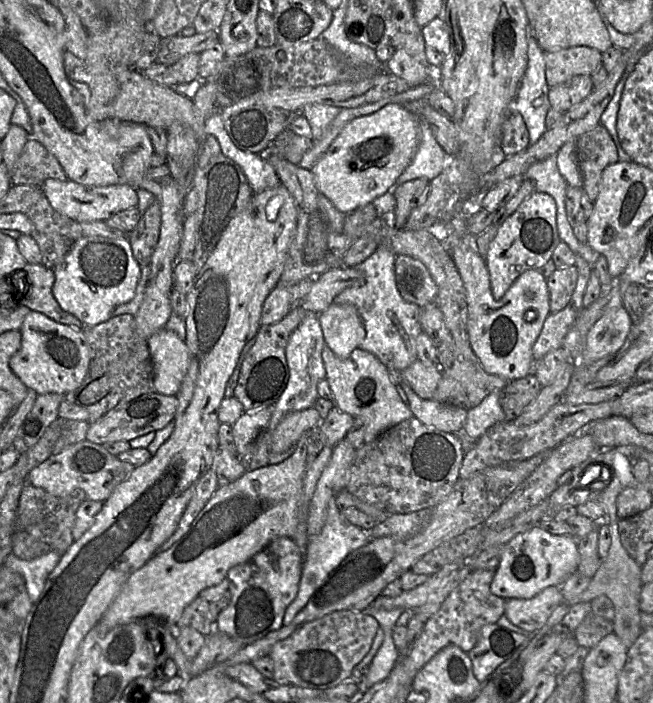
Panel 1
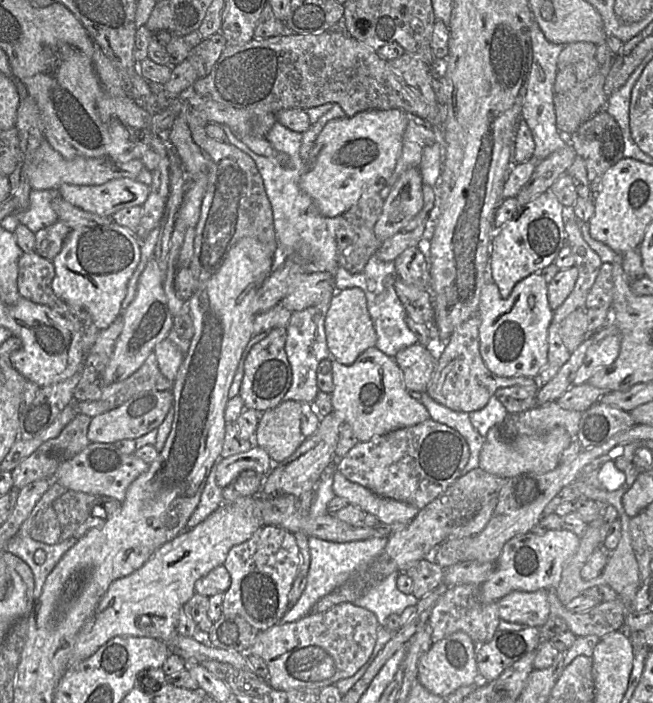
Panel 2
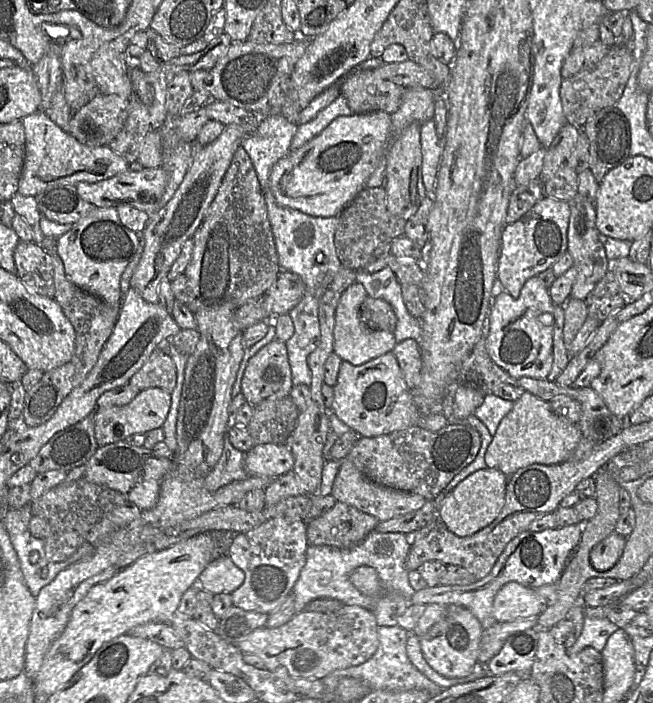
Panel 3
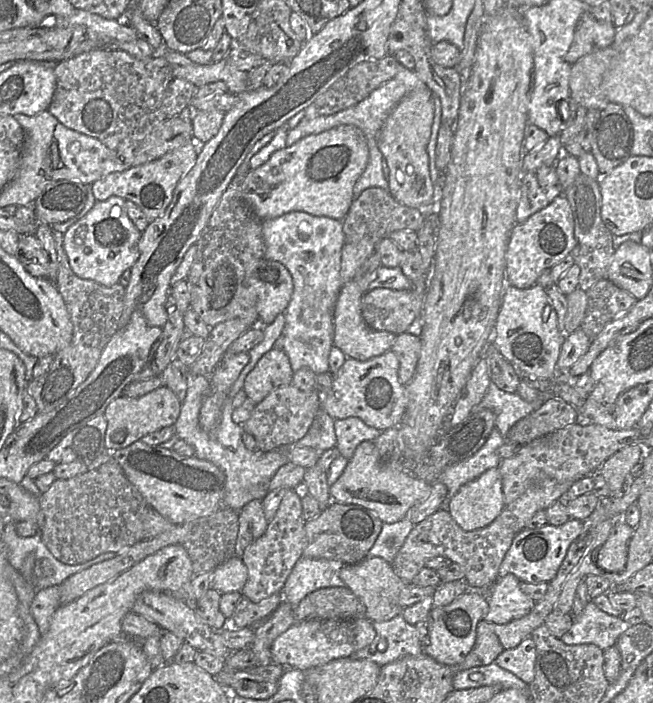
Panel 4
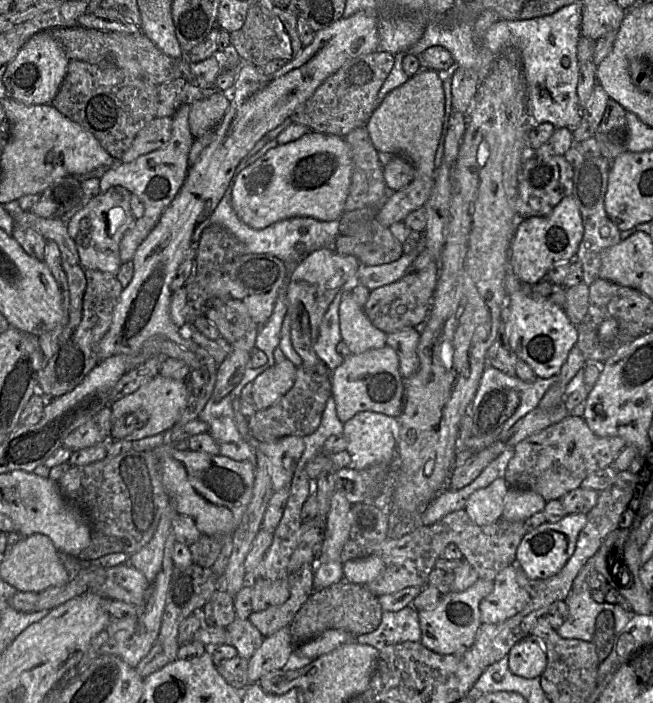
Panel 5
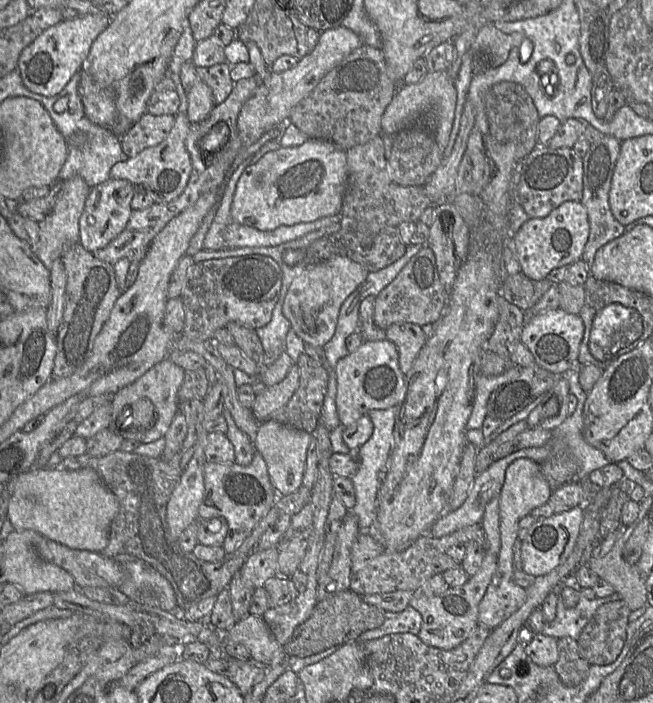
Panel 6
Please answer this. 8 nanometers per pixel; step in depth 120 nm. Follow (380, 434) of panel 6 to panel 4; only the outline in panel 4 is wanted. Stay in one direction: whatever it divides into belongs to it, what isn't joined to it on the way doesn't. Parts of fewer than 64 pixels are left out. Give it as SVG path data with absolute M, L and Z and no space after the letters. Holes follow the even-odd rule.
M357 417L335 419L334 430L337 440L336 448L340 455L348 460L353 456L360 443L373 441L382 433L382 431L368 426Z

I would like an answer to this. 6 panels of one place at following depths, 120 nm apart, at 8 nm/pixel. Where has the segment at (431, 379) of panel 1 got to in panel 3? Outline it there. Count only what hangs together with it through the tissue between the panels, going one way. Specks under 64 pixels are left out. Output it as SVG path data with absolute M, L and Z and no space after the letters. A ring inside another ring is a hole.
M407 338L396 343L392 353L398 361L407 388L418 387L422 368L420 341Z

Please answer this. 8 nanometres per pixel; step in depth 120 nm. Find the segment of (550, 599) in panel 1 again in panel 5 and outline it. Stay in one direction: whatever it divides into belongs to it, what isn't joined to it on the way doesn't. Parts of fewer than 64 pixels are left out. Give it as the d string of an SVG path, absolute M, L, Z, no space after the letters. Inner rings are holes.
M509 565L497 574L493 590L479 604L481 623L502 623L530 603L531 596L518 585L516 574L516 565Z

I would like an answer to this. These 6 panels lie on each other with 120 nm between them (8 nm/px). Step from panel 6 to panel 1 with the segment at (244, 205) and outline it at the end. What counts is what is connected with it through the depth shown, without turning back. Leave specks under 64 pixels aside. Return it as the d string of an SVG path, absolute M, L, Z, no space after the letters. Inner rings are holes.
M388 103L344 126L312 168L319 191L347 214L392 190L419 145L418 117L405 106Z

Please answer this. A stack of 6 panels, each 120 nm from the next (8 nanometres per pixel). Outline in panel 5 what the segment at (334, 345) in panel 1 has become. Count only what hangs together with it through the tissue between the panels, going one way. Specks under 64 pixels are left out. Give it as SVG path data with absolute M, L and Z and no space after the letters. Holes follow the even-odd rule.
M352 293L343 297L339 306L341 341L345 342L352 354L361 354L387 345L387 334L376 328L364 313L363 307L354 300Z

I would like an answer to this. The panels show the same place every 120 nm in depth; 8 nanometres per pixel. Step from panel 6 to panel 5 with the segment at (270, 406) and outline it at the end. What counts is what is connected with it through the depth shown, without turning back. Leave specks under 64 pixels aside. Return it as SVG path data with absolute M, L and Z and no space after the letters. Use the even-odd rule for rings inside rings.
M287 359L274 363L252 381L251 397L256 410L276 404L293 386L296 367Z

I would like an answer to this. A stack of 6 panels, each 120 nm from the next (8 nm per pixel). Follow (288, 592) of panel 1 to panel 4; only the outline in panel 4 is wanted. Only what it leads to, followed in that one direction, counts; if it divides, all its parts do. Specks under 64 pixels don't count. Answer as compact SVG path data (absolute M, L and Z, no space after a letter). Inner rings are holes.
M299 488L290 489L282 499L275 516L268 521L265 533L248 545L240 556L248 570L248 579L241 594L254 603L282 592L292 569L303 557L306 522L302 518L301 493Z

